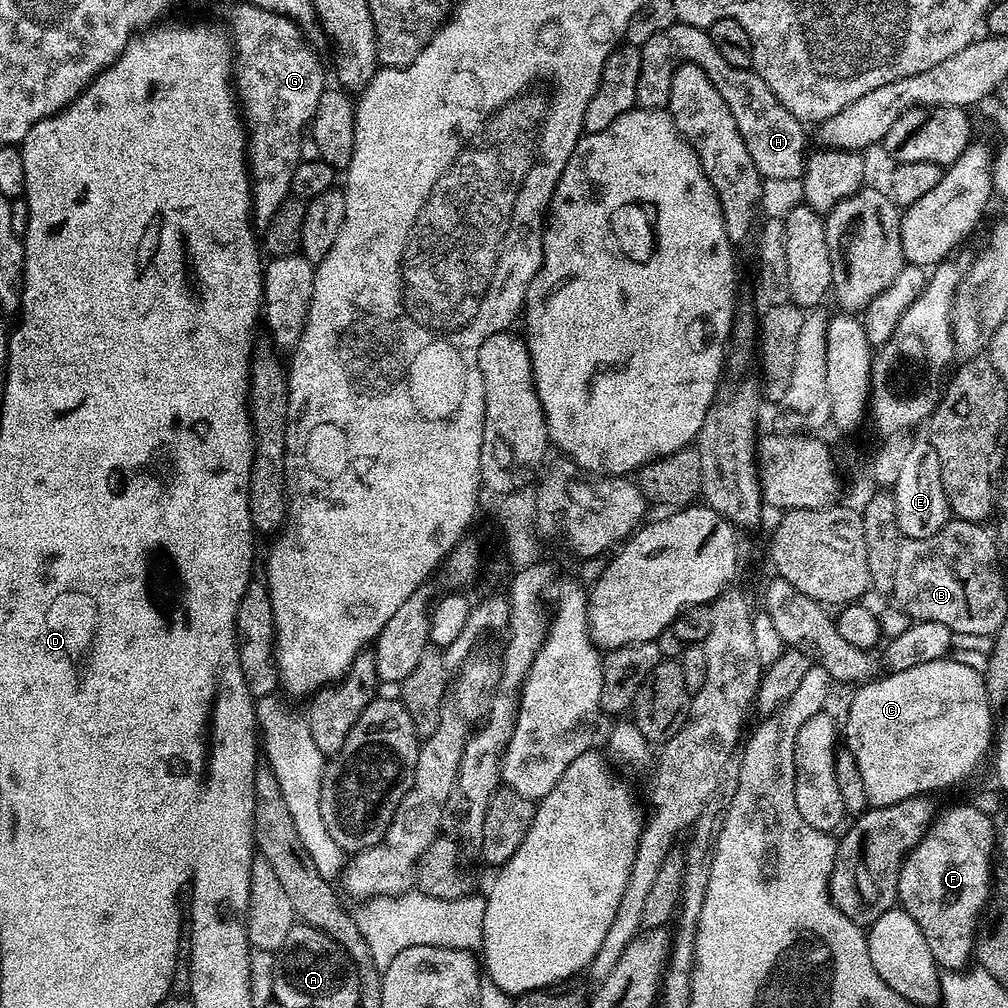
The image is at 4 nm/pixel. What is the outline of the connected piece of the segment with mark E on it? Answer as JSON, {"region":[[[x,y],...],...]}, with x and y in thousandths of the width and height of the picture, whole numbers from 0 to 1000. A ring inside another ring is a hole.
{"region":[[[913,435],[910,440],[901,440],[896,465],[892,468],[887,483],[890,504],[890,521],[897,534],[923,534],[923,530],[931,530],[935,522],[940,519],[942,509],[938,498],[938,486],[935,486],[935,470],[931,462],[931,450],[927,450],[927,442],[920,436]]]}

